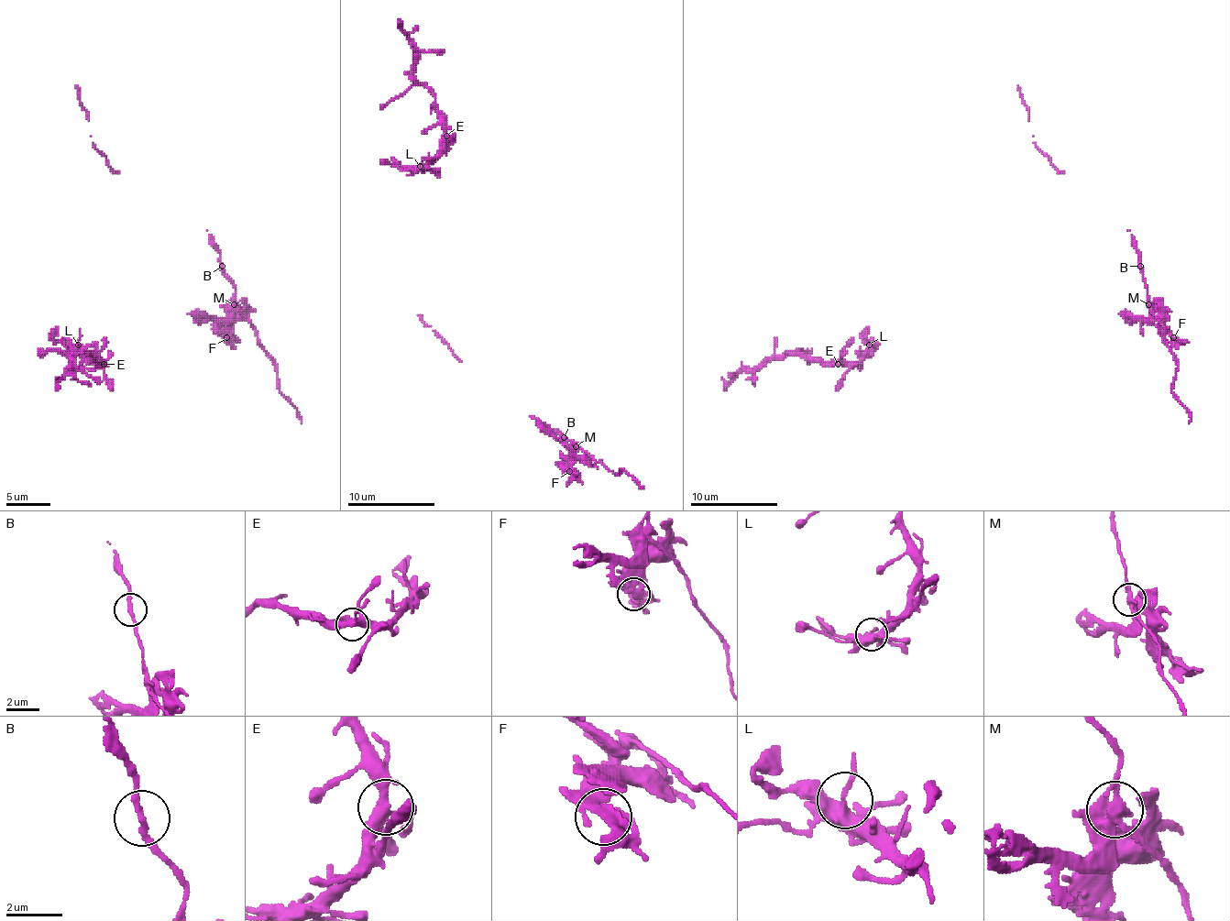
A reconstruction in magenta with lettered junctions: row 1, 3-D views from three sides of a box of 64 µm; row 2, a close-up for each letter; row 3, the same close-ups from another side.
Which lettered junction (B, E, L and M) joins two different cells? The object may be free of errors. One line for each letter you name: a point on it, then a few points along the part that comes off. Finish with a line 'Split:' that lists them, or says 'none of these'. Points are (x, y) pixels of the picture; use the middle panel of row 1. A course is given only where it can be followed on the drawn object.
M: Place: (576, 446). Course of the part to remove: (576, 446), (565, 444), (530, 416)
Split: M

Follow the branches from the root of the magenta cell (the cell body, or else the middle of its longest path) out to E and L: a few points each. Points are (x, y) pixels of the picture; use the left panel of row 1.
E: (97, 342), (84, 348), (97, 362), (104, 364)
L: (97, 342), (86, 346), (78, 345)

